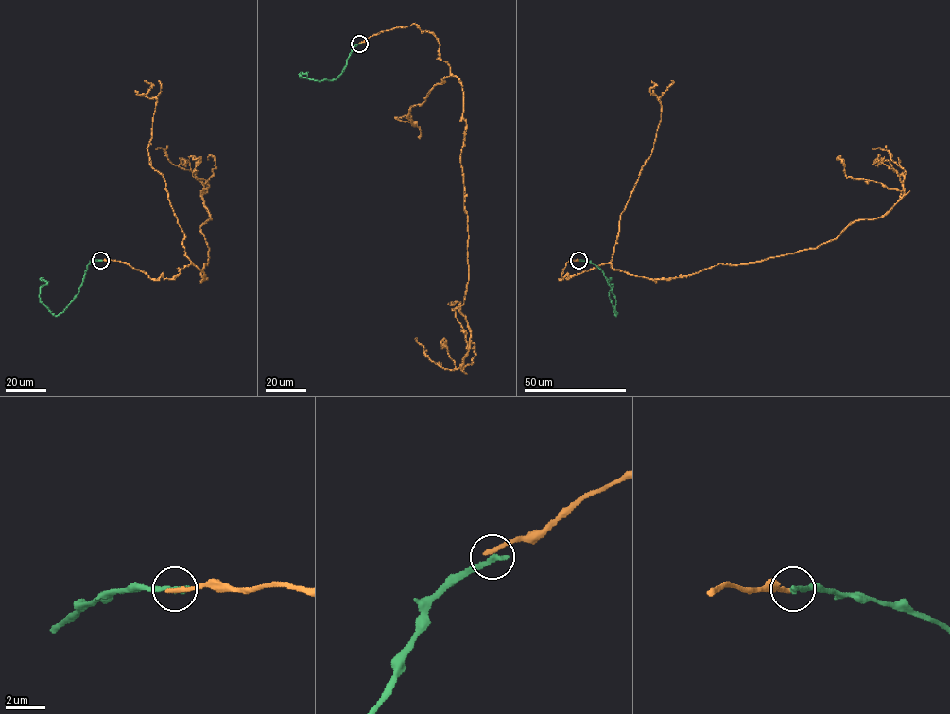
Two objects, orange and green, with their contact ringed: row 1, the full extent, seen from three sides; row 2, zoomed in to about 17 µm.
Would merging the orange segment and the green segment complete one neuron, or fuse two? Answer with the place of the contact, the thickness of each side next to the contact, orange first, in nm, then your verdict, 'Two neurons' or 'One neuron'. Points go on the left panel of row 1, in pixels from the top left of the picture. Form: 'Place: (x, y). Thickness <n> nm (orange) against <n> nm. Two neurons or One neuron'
Place: (100, 260). Thickness 240 nm (orange) against 300 nm. Two neurons

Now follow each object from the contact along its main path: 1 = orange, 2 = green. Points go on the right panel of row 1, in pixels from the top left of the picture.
1: (578, 260), (559, 280), (603, 263), (671, 279), (815, 249), (883, 217), (901, 195), (847, 177), (838, 159)
2: (578, 260), (594, 263), (602, 270), (615, 299), (615, 316), (610, 298), (613, 285), (609, 283), (609, 277)

